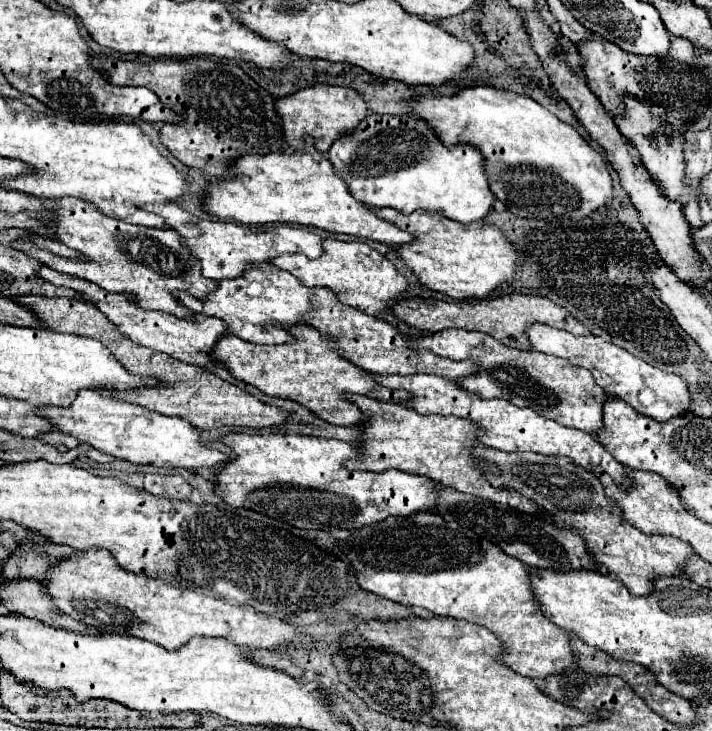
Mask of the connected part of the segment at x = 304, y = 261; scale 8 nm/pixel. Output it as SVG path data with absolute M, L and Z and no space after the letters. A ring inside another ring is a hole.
M325 240L323 248L323 256L315 260L303 254L285 254L273 260L273 264L297 276L305 286L325 286L333 290L345 304L361 308L369 316L379 316L391 302L399 300L409 286L409 282L395 268L395 264L391 264L385 256L381 256L375 248L367 246L365 242Z

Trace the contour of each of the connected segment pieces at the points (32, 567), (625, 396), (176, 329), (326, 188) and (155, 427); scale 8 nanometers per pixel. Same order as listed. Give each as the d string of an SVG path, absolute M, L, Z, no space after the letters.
M47 544L47 546L19 546L21 552L13 556L3 568L5 580L21 580L21 578L35 578L35 580L45 580L49 574L49 566L55 566L59 560L69 560L75 550L69 546L57 546L57 544Z
M533 324L527 328L527 336L533 344L533 350L543 352L543 354L553 354L559 358L569 360L575 366L587 368L595 382L615 398L621 398L629 406L633 406L639 414L645 414L657 422L667 422L675 416L683 416L691 408L691 396L689 396L689 386L685 384L685 378L677 374L663 372L645 360L629 354L627 350L609 344L597 336L575 336L571 332L551 328L545 324Z
M47 266L41 268L39 276L49 280L55 286L67 286L67 288L73 288L75 292L79 292L79 294L85 294L85 298L91 300L115 326L119 326L121 334L125 334L133 342L137 342L141 346L147 346L147 348L151 348L155 352L165 352L165 354L169 354L169 356L173 356L173 358L177 358L181 362L189 362L193 366L201 366L201 368L205 368L209 364L219 366L219 362L213 360L207 350L217 346L217 342L223 336L229 334L223 320L207 318L207 316L201 316L201 314L197 314L193 320L179 320L177 316L167 314L167 312L143 310L143 308L135 306L133 298L129 298L129 296L111 294L111 292L99 288L97 284L93 284L89 280L83 280L83 278L77 278L77 276L71 276L71 274L63 274L63 272L57 272L57 270L47 268Z
M305 136L305 152L273 152L265 156L243 156L233 164L235 178L223 182L211 182L205 208L211 214L241 224L269 224L291 222L301 226L315 226L327 232L353 234L369 240L377 240L389 246L405 246L415 236L403 232L395 224L381 220L363 202L355 200L349 186L337 176L333 164L325 154L313 148L314 138Z
M81 390L77 400L69 408L41 406L41 414L47 416L61 432L75 436L81 444L87 442L99 452L113 454L133 464L155 464L165 468L213 468L229 462L229 454L207 448L201 440L201 430L193 428L185 418L161 416L159 412L129 404L113 396L103 396L97 390Z

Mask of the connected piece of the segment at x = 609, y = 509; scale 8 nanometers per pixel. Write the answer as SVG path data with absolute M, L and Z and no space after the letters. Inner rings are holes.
M479 446L475 450L475 456L497 464L499 474L489 476L495 486L505 484L519 490L525 498L545 508L557 522L575 528L585 540L587 550L593 554L593 558L605 566L613 578L621 580L635 596L651 596L659 576L683 574L687 556L695 554L689 544L673 536L651 536L639 528L633 528L633 524L621 516L621 510L615 506L615 502L605 496L603 484L591 472L577 468L563 456L549 458L533 452L511 454L487 446Z

